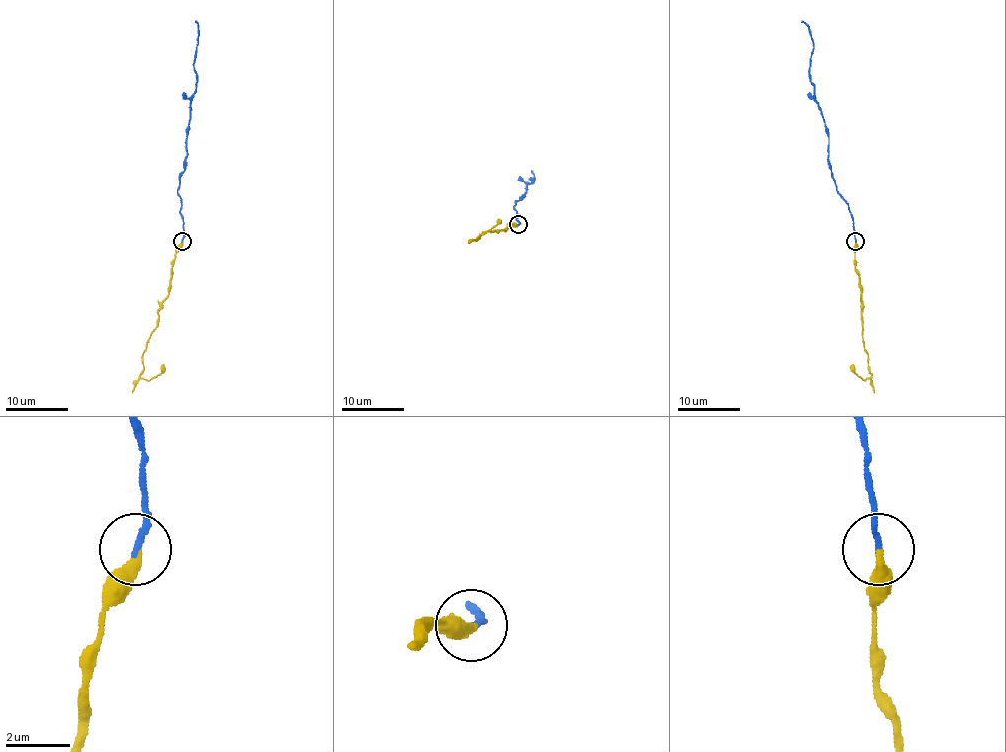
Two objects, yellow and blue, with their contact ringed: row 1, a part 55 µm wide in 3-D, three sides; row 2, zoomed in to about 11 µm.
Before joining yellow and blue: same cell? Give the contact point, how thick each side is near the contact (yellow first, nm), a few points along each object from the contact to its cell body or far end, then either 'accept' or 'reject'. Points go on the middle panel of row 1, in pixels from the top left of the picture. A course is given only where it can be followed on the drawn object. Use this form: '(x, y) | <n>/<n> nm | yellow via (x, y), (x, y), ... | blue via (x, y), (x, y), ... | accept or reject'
(518, 224) | 400/190 nm | yellow via (518, 224), (509, 224), (504, 230), (485, 232), (476, 240), (499, 219) | blue via (518, 224), (513, 207), (523, 197), (526, 186), (532, 180), (529, 178), (534, 181), (531, 170) | accept

